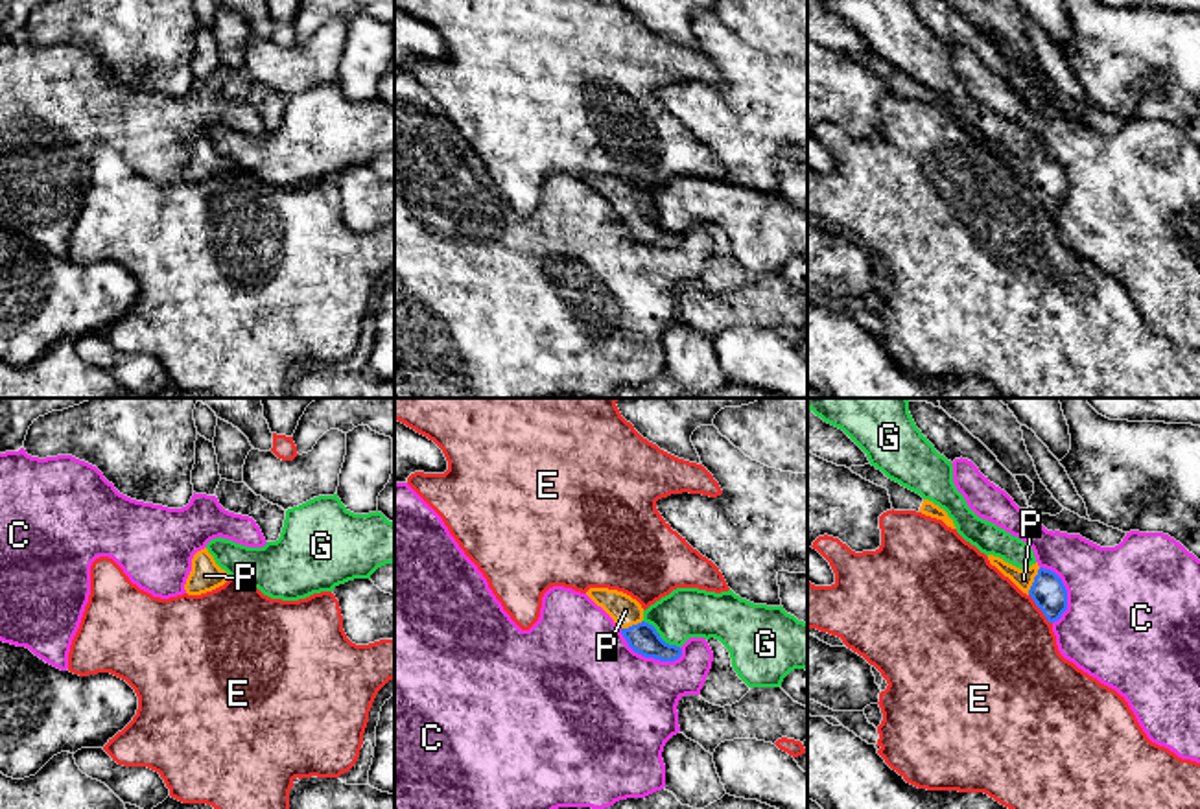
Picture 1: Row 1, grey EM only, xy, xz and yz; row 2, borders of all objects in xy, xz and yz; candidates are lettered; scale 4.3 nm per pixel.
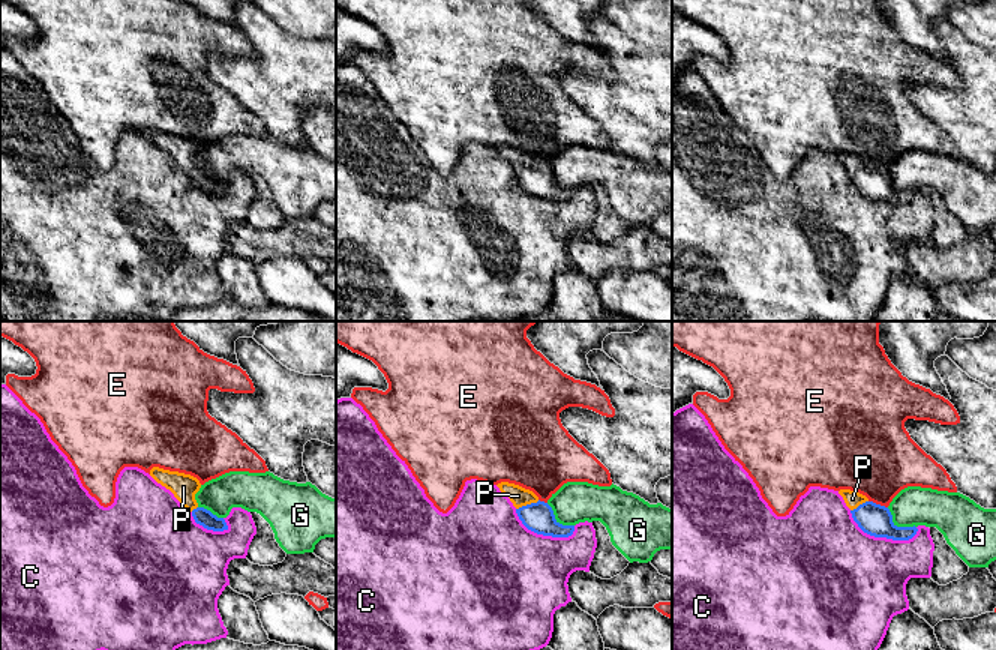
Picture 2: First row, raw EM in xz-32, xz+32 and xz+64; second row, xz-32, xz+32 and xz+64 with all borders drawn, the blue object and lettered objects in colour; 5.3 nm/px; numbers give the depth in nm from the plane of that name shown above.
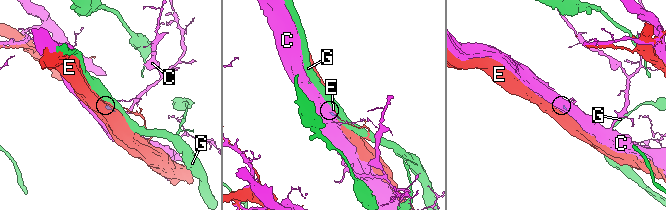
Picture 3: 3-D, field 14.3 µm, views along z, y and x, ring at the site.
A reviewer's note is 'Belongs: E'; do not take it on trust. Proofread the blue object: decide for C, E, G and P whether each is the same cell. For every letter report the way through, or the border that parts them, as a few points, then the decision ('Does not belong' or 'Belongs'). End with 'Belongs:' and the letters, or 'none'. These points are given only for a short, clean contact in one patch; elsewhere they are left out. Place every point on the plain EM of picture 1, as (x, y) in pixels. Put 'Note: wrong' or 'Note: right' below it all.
C: Does not belong
E: Does not belong
G: Does not belong
P: Path across: yz (1047, 177), (1035, 168), (1023, 166). Belongs
Belongs: P
Note: wrong

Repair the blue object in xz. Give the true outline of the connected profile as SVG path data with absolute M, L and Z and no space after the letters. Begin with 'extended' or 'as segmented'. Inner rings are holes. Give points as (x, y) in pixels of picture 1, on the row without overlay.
extended; M590 175L586 182L614 206L634 240L660 249L682 243L680 234L665 230L656 216L643 208L641 192L630 182L608 175Z

